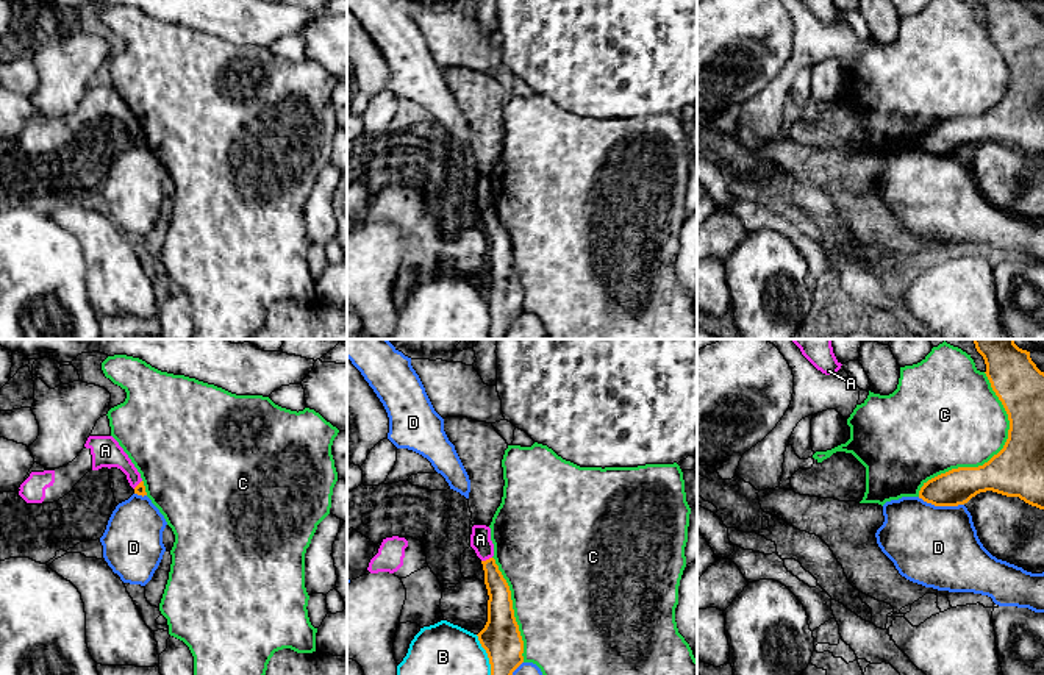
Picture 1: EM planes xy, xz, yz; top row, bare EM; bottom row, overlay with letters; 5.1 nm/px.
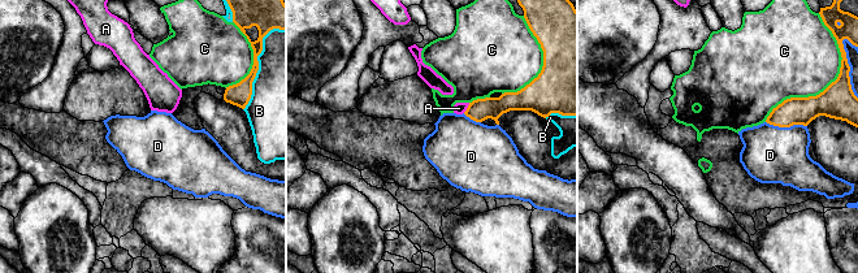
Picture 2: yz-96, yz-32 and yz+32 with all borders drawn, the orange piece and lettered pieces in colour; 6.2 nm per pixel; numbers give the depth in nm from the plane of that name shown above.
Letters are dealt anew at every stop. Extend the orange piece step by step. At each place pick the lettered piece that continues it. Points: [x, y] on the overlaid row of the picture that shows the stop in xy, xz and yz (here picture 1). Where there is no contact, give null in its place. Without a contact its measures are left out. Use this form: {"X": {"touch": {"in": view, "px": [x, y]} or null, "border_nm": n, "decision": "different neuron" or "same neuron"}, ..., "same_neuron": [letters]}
{"A": {"touch": {"in": "xz", "px": [486, 560]}, "border_nm": 60, "decision": "different neuron"}, "B": {"touch": {"in": "xz", "px": [488, 655]}, "border_nm": 220, "decision": "different neuron"}, "C": {"touch": {"in": "yz", "px": [994, 455]}, "border_nm": 700, "decision": "different neuron"}, "D": {"touch": {"in": "yz", "px": [941, 505]}, "border_nm": 240, "decision": "different neuron"}, "same_neuron": []}

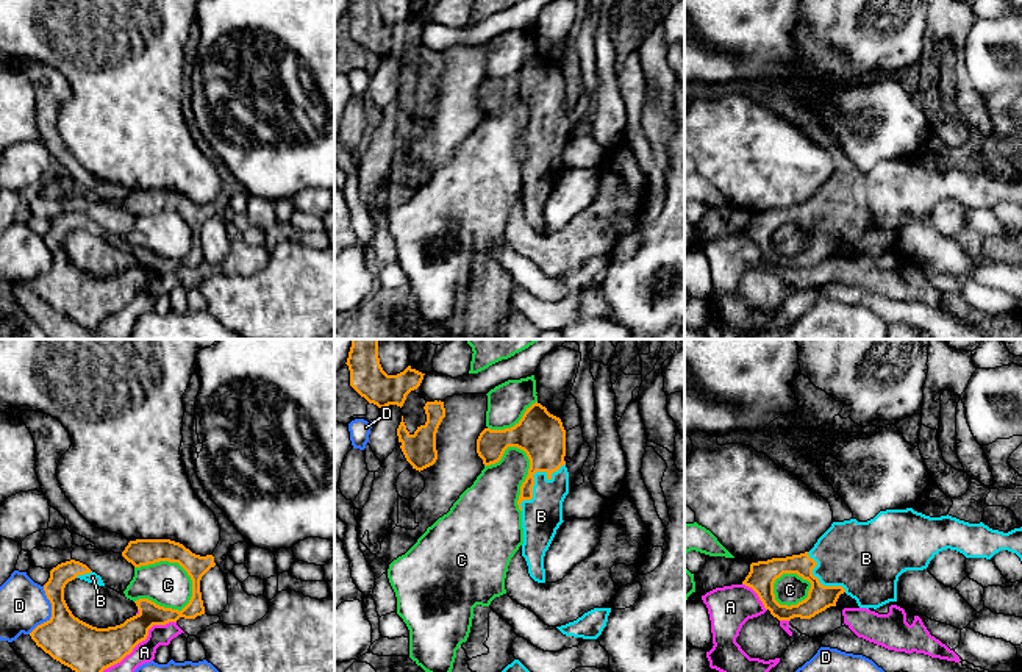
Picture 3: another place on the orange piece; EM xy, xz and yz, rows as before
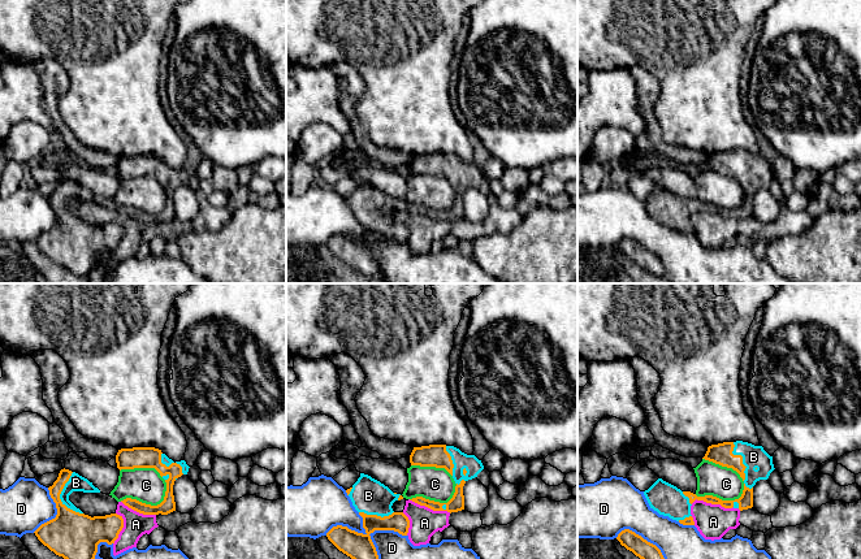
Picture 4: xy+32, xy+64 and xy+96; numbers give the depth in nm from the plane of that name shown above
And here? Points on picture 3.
{"A": {"touch": {"in": "xy", "px": [141, 641]}, "border_nm": 460, "decision": "different neuron"}, "B": {"touch": {"in": "xz", "px": [533, 478]}, "border_nm": 340, "decision": "same neuron"}, "C": {"touch": {"in": "xy", "px": [175, 561]}, "border_nm": 340, "decision": "different neuron"}, "D": {"touch": {"in": "xy", "px": [52, 613]}, "border_nm": 260, "decision": "different neuron"}, "same_neuron": ["B"]}

